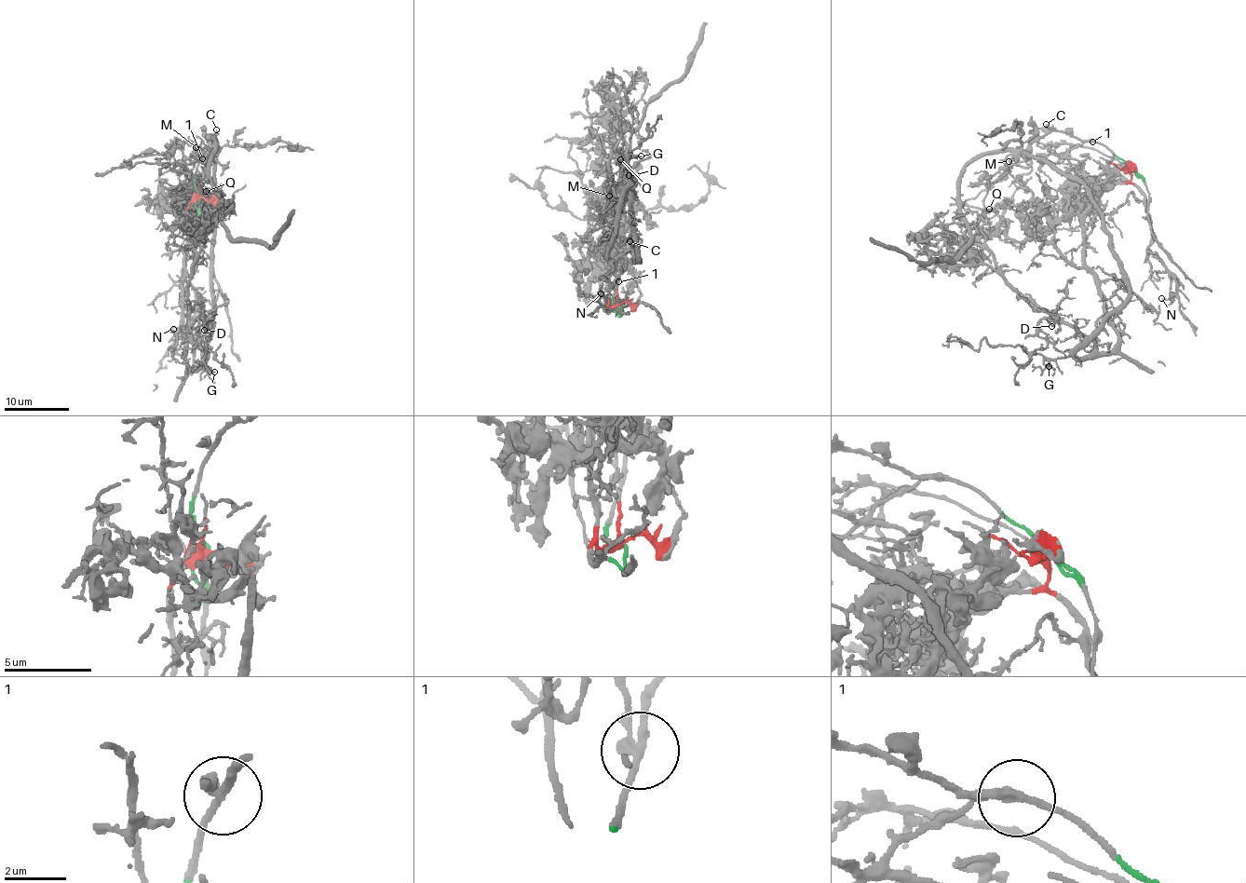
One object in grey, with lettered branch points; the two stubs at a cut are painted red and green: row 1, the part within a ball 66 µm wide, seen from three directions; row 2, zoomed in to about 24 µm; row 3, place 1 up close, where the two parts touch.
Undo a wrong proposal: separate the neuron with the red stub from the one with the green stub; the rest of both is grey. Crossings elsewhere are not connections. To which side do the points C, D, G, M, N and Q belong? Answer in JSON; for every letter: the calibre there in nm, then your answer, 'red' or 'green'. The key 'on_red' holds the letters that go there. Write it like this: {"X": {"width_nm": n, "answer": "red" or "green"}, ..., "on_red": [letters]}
{"C": {"width_nm": 200, "answer": "green"}, "D": {"width_nm": 150, "answer": "red"}, "G": {"width_nm": 200, "answer": "red"}, "M": {"width_nm": 160, "answer": "green"}, "N": {"width_nm": 120, "answer": "red"}, "Q": {"width_nm": 160, "answer": "red"}, "on_red": ["D", "G", "N", "Q"]}

